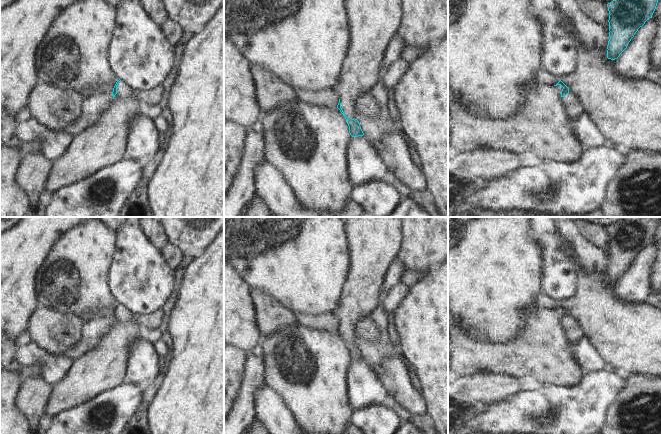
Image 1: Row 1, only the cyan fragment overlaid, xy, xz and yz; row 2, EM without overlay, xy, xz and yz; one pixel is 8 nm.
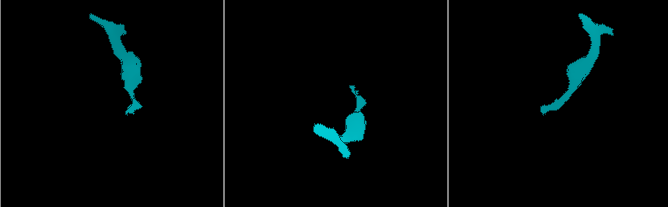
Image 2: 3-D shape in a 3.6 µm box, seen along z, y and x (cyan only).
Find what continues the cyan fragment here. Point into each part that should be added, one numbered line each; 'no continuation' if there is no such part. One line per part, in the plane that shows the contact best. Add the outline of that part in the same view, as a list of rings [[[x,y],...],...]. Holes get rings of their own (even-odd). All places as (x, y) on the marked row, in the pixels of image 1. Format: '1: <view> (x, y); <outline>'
1: xz (374, 23); [[[346,0],[351,23],[351,52],[347,58],[339,84],[334,88],[341,108],[347,117],[356,119],[357,101],[366,90],[381,82],[382,61],[393,37],[403,24],[403,0]]]

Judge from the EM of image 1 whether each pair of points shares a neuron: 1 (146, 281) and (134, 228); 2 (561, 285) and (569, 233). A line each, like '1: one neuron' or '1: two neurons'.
1: one neuron
2: two neurons

